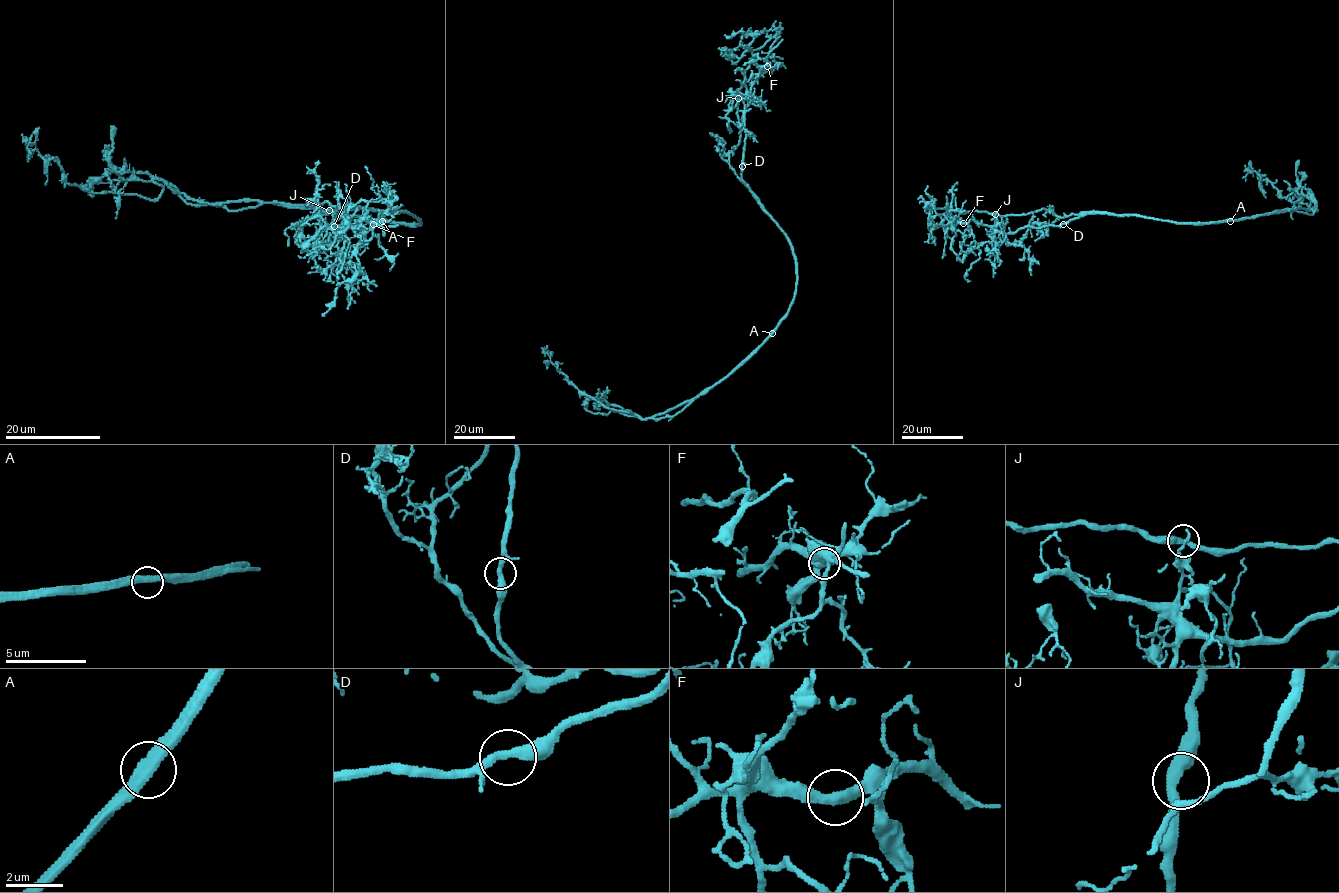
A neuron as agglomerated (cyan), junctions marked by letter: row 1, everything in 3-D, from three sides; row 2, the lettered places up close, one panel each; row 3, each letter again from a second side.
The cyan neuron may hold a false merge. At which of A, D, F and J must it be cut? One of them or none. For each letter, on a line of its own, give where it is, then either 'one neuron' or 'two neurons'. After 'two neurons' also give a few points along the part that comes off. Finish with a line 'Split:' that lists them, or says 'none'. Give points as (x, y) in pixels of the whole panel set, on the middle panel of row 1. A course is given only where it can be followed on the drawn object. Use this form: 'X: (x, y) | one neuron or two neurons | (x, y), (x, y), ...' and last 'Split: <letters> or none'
A: (772, 333) | two neurons | (772, 333), (795, 294), (795, 258), (786, 235), (730, 166), (749, 45), (729, 60)
D: (742, 166) | one neuron
F: (767, 66) | one neuron
J: (738, 98) | one neuron
Split: A

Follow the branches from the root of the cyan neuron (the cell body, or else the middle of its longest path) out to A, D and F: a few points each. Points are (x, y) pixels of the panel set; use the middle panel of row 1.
A: (794, 295), (787, 315), (772, 333)
D: (794, 295), (796, 265), (793, 246), (742, 178), (742, 166)
F: (794, 295), (796, 265), (790, 239), (742, 178), (745, 137), (742, 114), (751, 85), (767, 66)

